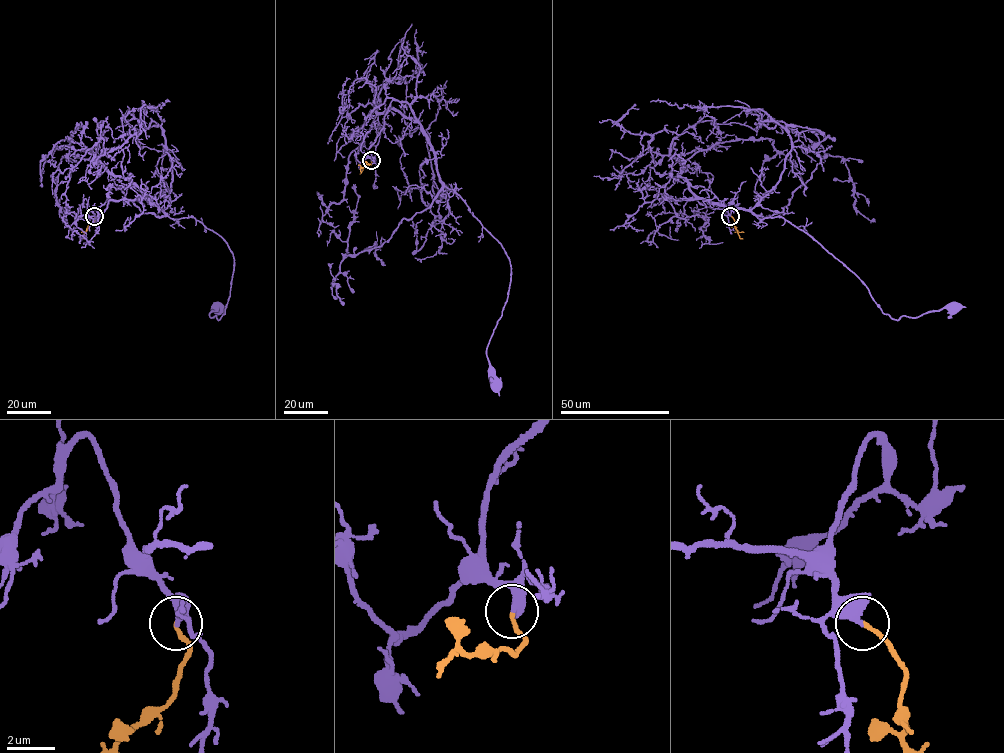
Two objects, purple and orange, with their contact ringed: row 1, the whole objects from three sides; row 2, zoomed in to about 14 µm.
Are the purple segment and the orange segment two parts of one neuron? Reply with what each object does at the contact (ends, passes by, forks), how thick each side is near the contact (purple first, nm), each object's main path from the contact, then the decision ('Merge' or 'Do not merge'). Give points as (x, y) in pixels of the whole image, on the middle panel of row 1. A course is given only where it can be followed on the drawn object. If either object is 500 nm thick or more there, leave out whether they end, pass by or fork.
At the ring purple ends. At the ring orange ends. Thickness 440 nm (purple) against 160 nm. Course of purple: (371, 160), (369, 147), (388, 106), (406, 102), (439, 180), (501, 244), (511, 283), (486, 349), (494, 382). Course of orange: (371, 160), (371, 164), (360, 169), (361, 173). Merge

